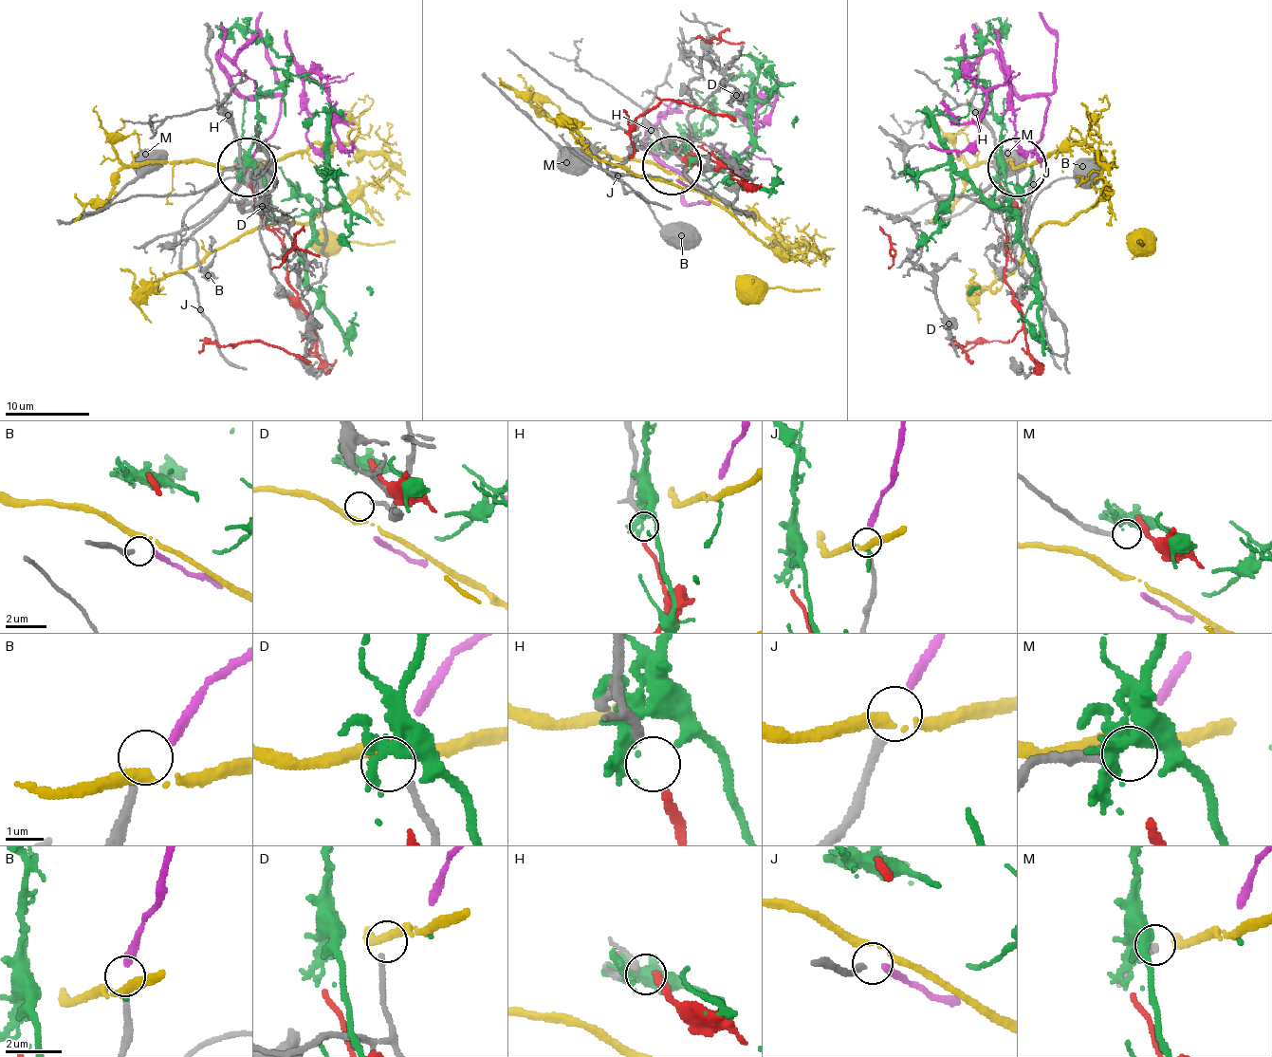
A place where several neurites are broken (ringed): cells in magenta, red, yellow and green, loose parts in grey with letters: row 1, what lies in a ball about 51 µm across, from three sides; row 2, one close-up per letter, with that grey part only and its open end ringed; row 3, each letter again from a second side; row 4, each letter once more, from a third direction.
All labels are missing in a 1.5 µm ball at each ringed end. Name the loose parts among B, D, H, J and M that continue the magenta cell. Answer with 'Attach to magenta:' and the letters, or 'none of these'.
Attach to magenta: J

